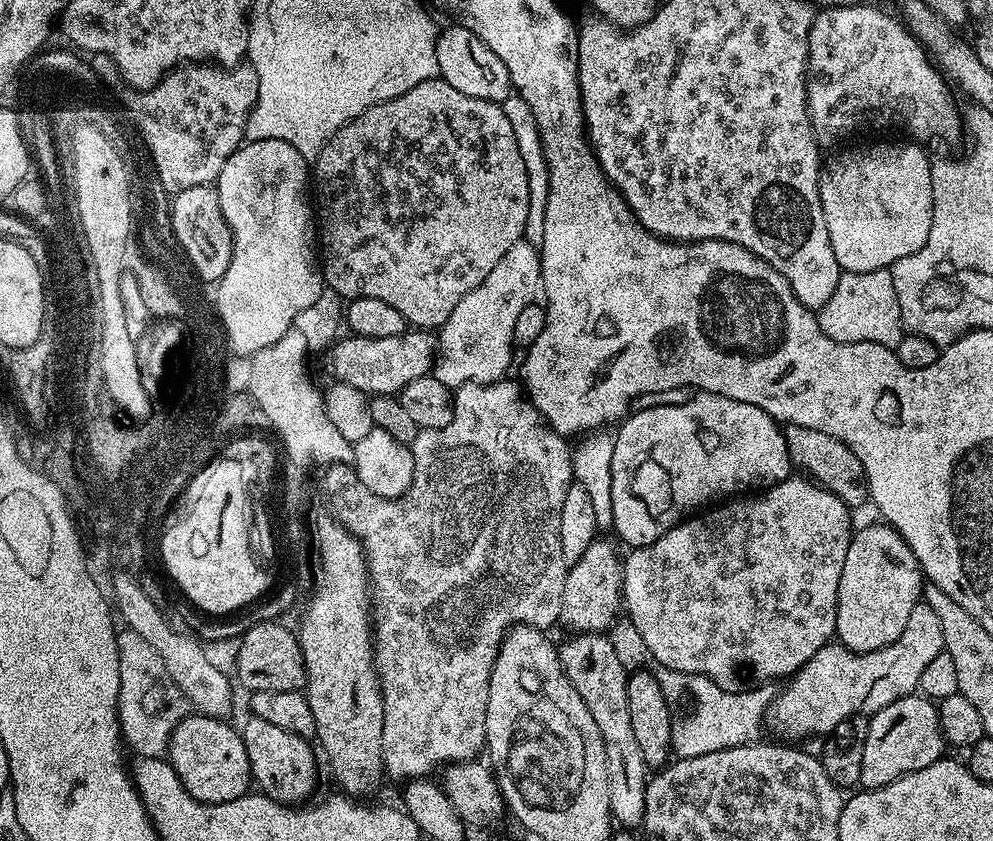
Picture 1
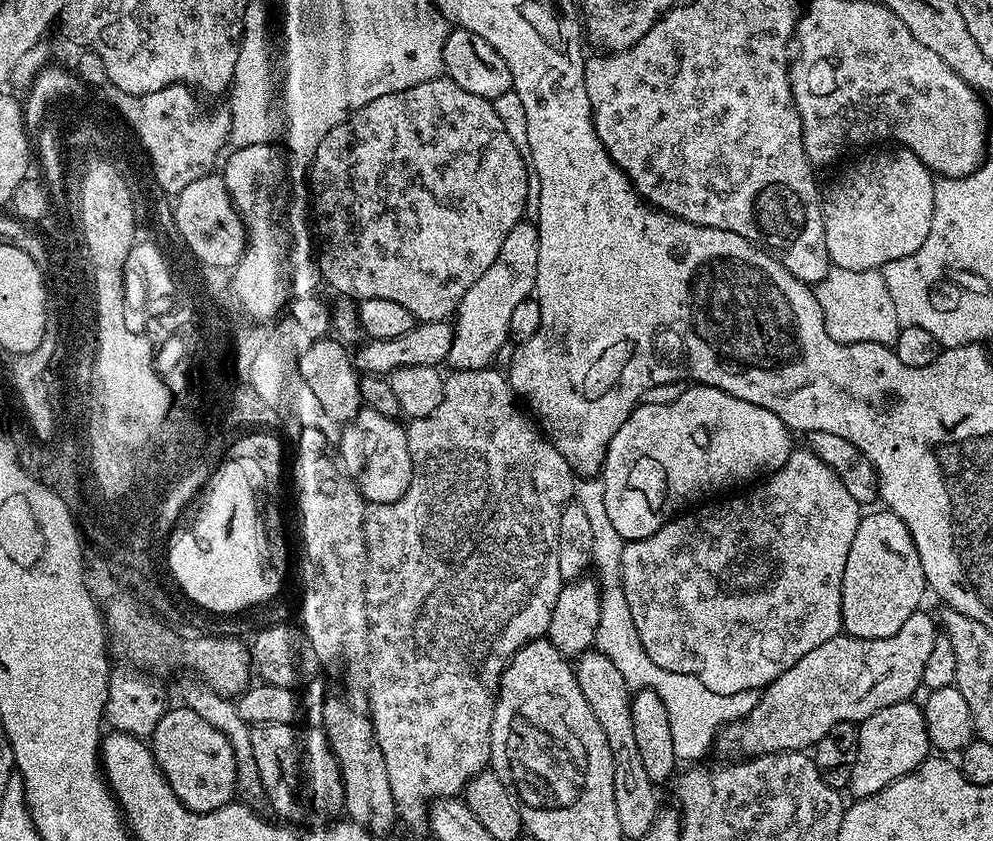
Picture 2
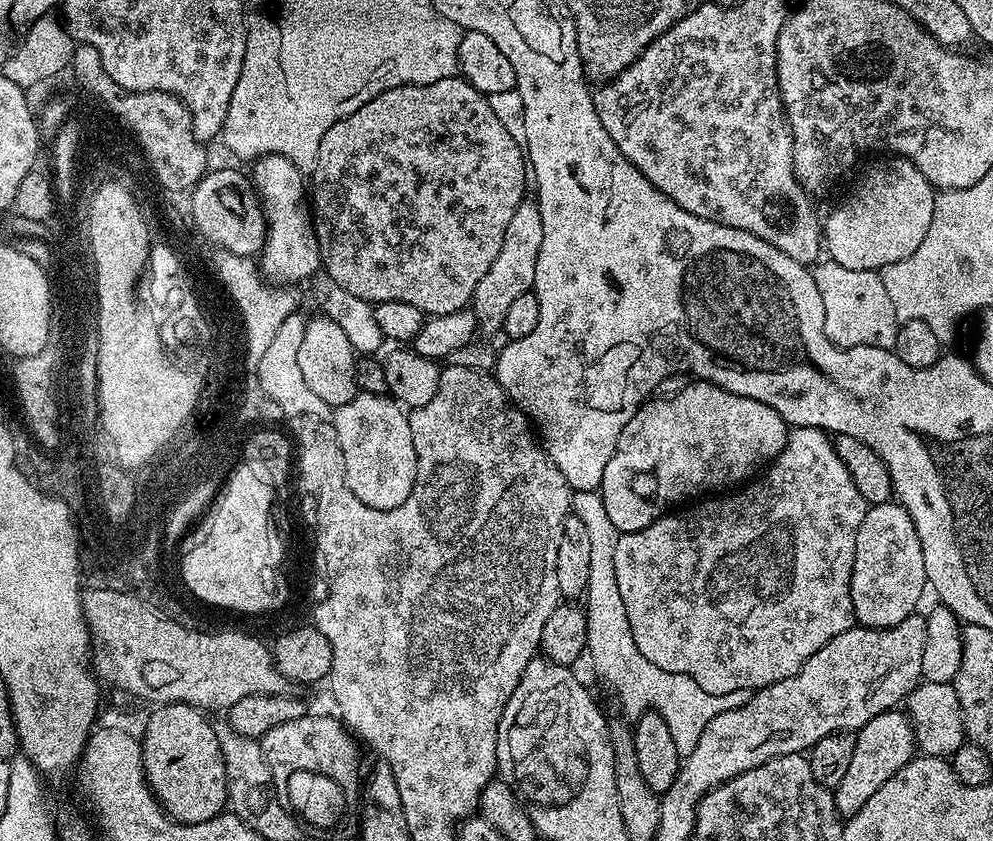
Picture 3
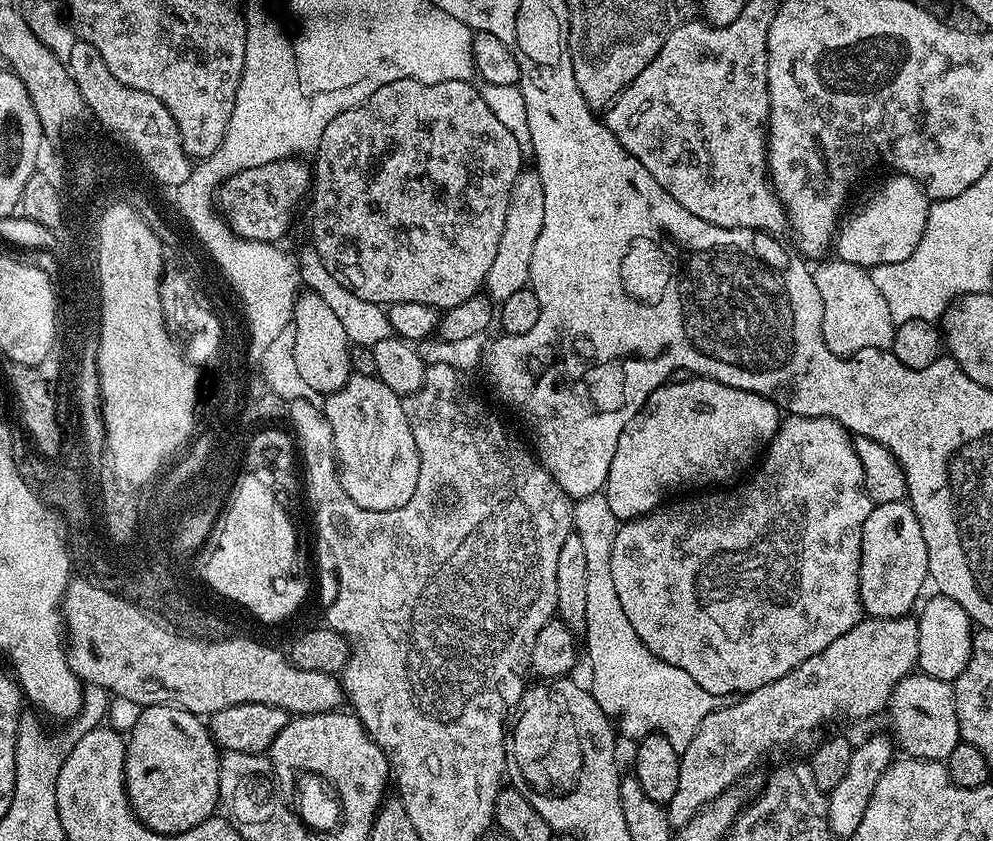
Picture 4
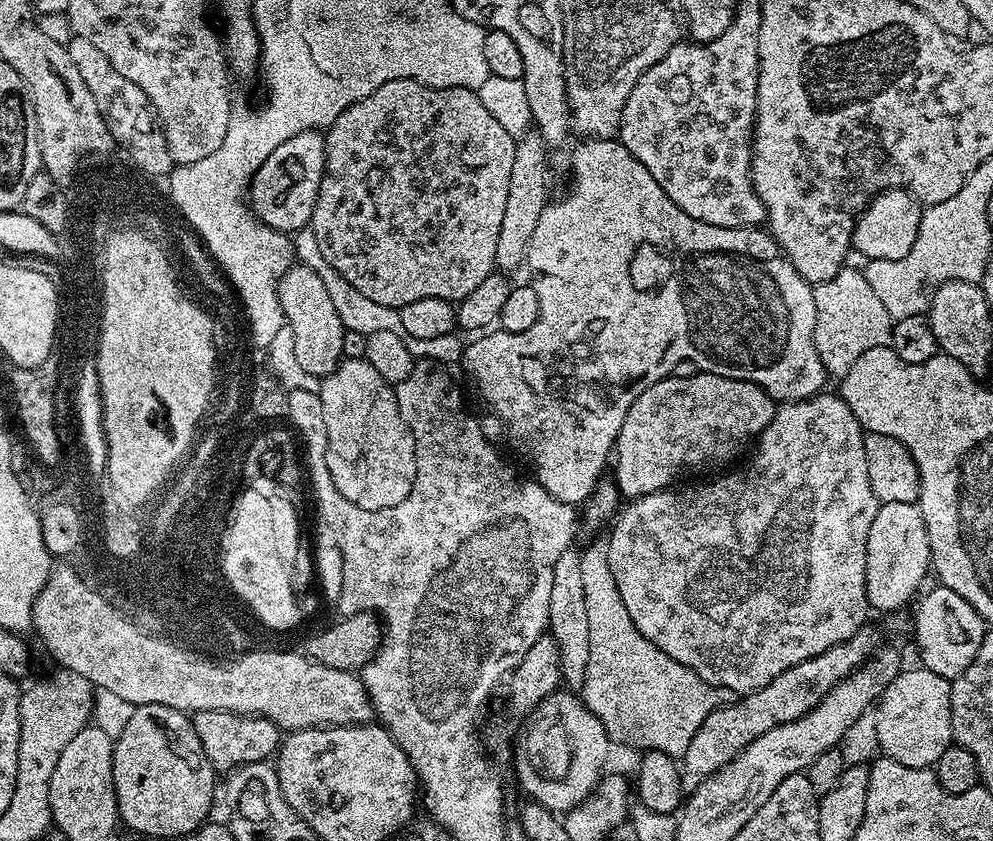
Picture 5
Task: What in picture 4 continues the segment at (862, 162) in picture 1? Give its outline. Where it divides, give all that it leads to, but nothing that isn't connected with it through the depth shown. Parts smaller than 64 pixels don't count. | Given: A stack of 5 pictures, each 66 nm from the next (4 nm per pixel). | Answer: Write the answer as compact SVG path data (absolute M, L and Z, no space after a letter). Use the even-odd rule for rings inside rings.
M899 174L889 177L853 216L843 217L834 241L834 252L839 259L871 270L874 266L902 262L914 254L922 230L926 230L930 201L916 180Z

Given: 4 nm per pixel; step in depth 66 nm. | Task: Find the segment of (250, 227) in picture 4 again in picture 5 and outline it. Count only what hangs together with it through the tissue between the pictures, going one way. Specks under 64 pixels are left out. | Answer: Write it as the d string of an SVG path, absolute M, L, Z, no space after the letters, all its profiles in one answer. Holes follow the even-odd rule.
M313 130L282 142L252 175L247 199L254 215L266 226L294 234L299 228L311 225L314 202L324 177L324 137L323 131Z

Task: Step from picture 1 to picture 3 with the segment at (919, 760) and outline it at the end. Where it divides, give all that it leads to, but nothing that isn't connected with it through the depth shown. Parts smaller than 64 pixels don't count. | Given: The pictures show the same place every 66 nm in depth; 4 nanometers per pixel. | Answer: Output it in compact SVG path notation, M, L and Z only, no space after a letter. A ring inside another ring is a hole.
M900 710L883 712L870 718L870 722L855 733L855 738L850 767L834 789L836 808L844 818L859 817L866 802L882 787L882 782L890 782L890 778L894 778L894 774L898 774L898 770L902 770L902 766L906 766L906 762L910 762L918 752L912 722Z

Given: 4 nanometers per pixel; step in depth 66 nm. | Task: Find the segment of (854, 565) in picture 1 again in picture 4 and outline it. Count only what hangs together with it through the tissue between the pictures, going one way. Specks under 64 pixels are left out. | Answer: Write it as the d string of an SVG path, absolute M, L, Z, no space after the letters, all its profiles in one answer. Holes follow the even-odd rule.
M899 500L873 506L870 518L862 526L860 601L865 613L872 618L909 615L917 607L920 591L929 580L926 538L922 538L922 526L918 526L912 505Z

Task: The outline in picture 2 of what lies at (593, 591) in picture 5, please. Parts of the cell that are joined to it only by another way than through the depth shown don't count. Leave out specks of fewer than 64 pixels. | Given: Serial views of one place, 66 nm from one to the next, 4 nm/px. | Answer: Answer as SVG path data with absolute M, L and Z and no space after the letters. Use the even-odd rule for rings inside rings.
M584 478L575 485L574 488L575 503L582 506L587 518L590 521L594 537L594 550L592 551L592 565L594 567L594 576L600 585L600 605L602 614L598 614L598 634L596 635L595 651L605 655L617 668L622 678L632 690L649 688L662 698L666 706L666 714L670 714L670 734L674 734L674 754L677 761L692 760L688 762L700 762L704 755L715 745L717 735L725 724L732 724L735 720L742 719L754 706L760 701L760 692L743 692L742 694L714 694L714 690L706 690L698 678L690 674L674 674L674 670L662 670L662 666L650 659L650 654L642 646L642 638L638 638L638 630L634 626L634 617L630 615L630 606L626 603L626 594L624 593L622 582L622 550L626 541L614 530L614 525L610 523L610 517L606 515L606 494L604 493L604 482L600 478Z

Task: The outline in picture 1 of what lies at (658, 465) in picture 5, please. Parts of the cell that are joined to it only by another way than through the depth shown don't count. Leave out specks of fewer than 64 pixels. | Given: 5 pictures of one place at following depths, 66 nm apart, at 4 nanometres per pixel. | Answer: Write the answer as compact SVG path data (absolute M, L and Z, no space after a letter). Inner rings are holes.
M697 391L689 400L684 400L681 404L656 404L653 408L644 408L641 412L633 411L619 425L620 433L617 431L614 436L614 458L612 459L612 481L610 482L610 502L612 503L611 527L616 528L616 532L628 543L629 549L641 548L647 544L652 544L662 534L666 534L679 524L681 519L689 514L695 513L707 500L712 500L715 496L727 497L729 494L736 494L739 488L744 488L747 484L756 484L759 480L764 482L775 482L783 480L793 471L794 465L788 456L788 447L784 437L784 428L777 421L772 419L770 414L766 414L758 406L750 406L750 402L738 402L734 398L726 398L722 394L713 392Z

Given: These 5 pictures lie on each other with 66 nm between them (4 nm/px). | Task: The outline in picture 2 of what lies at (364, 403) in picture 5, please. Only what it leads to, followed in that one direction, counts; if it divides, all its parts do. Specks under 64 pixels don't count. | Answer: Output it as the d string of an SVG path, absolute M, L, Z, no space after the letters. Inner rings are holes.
M363 407L353 420L343 427L340 438L340 458L345 471L357 488L373 504L392 504L404 496L413 475L407 429L397 419L374 408Z

